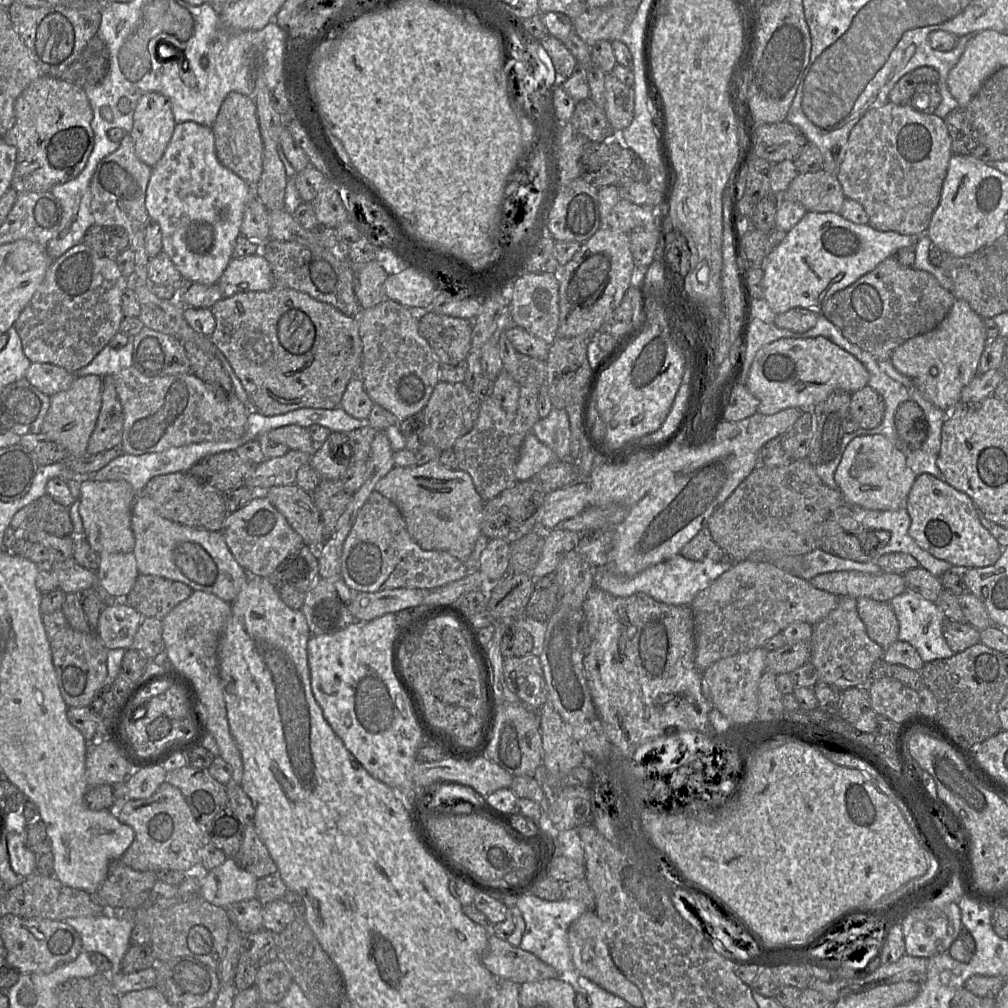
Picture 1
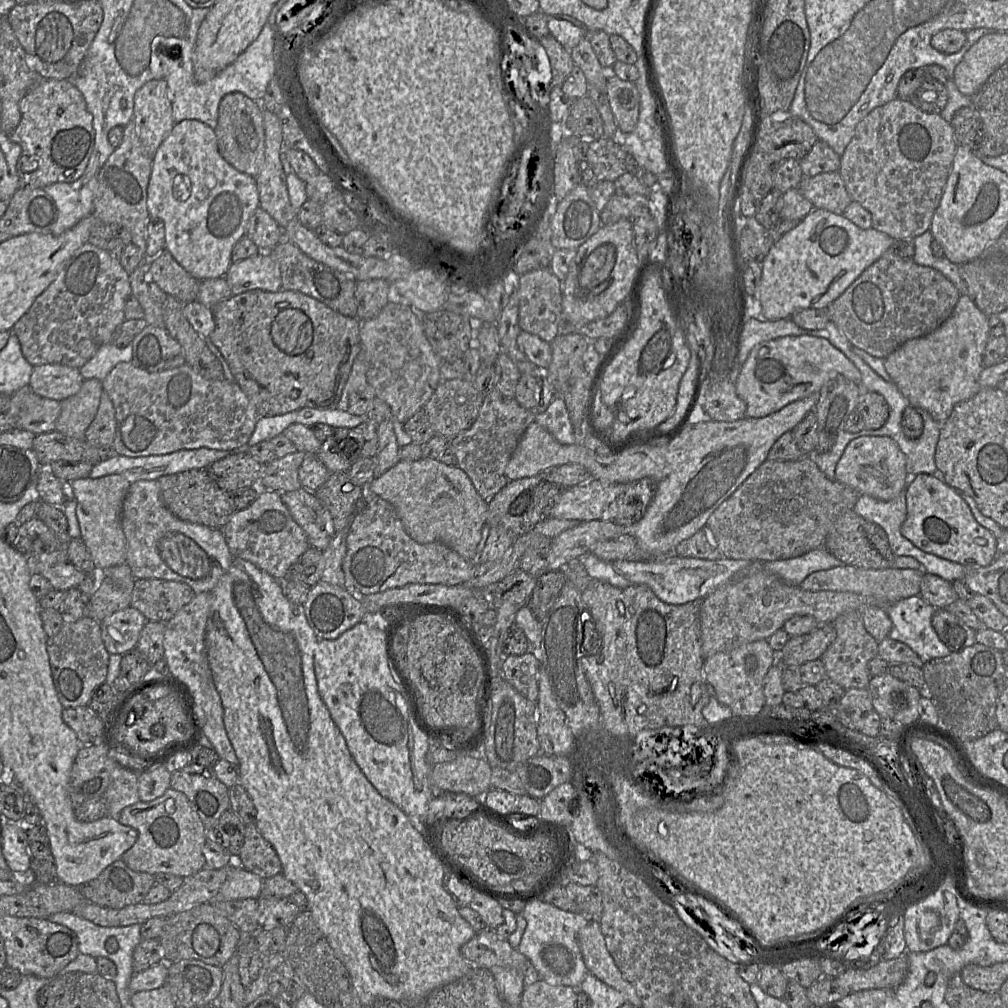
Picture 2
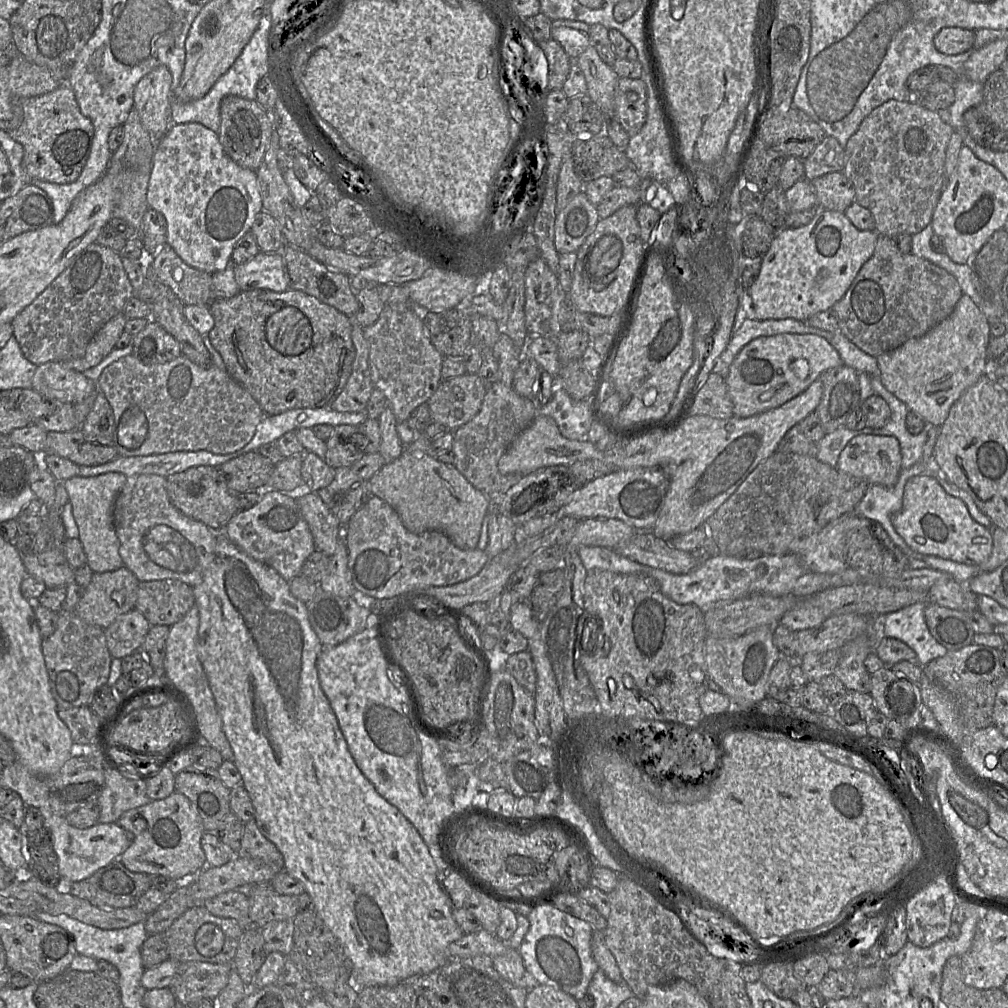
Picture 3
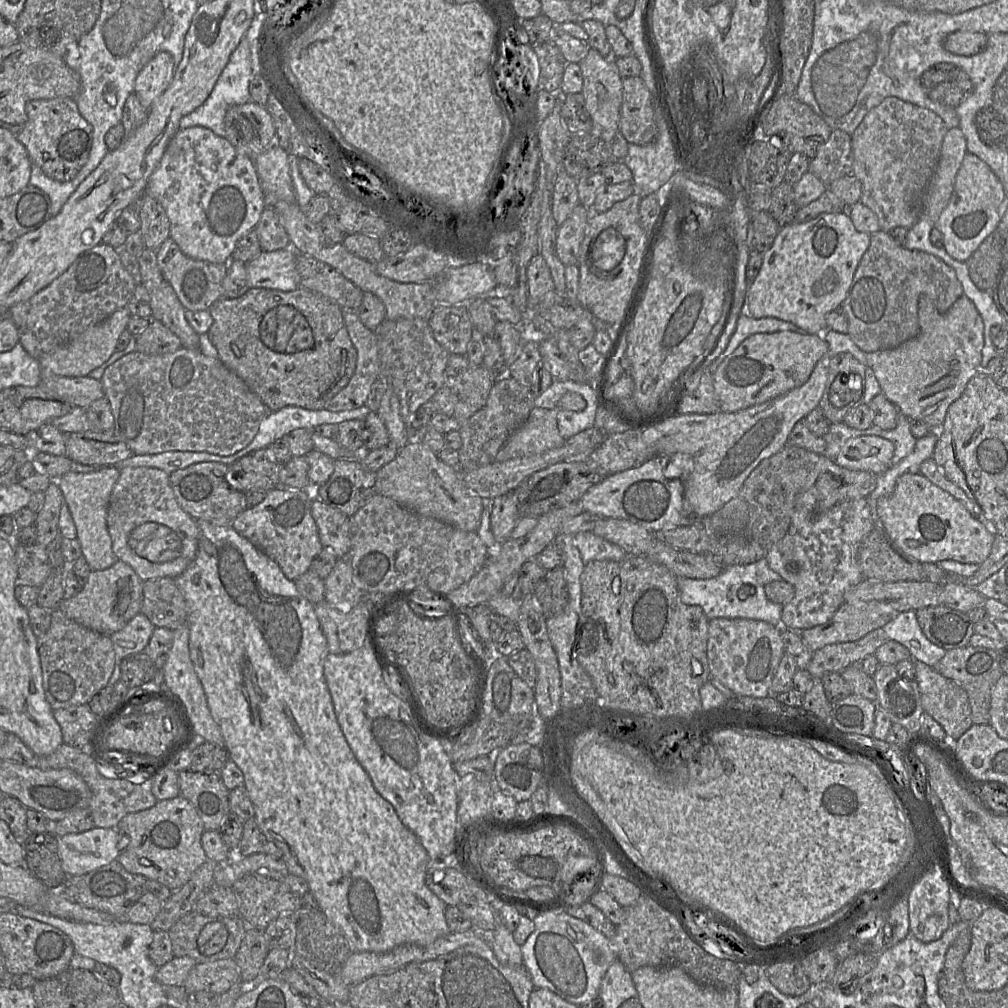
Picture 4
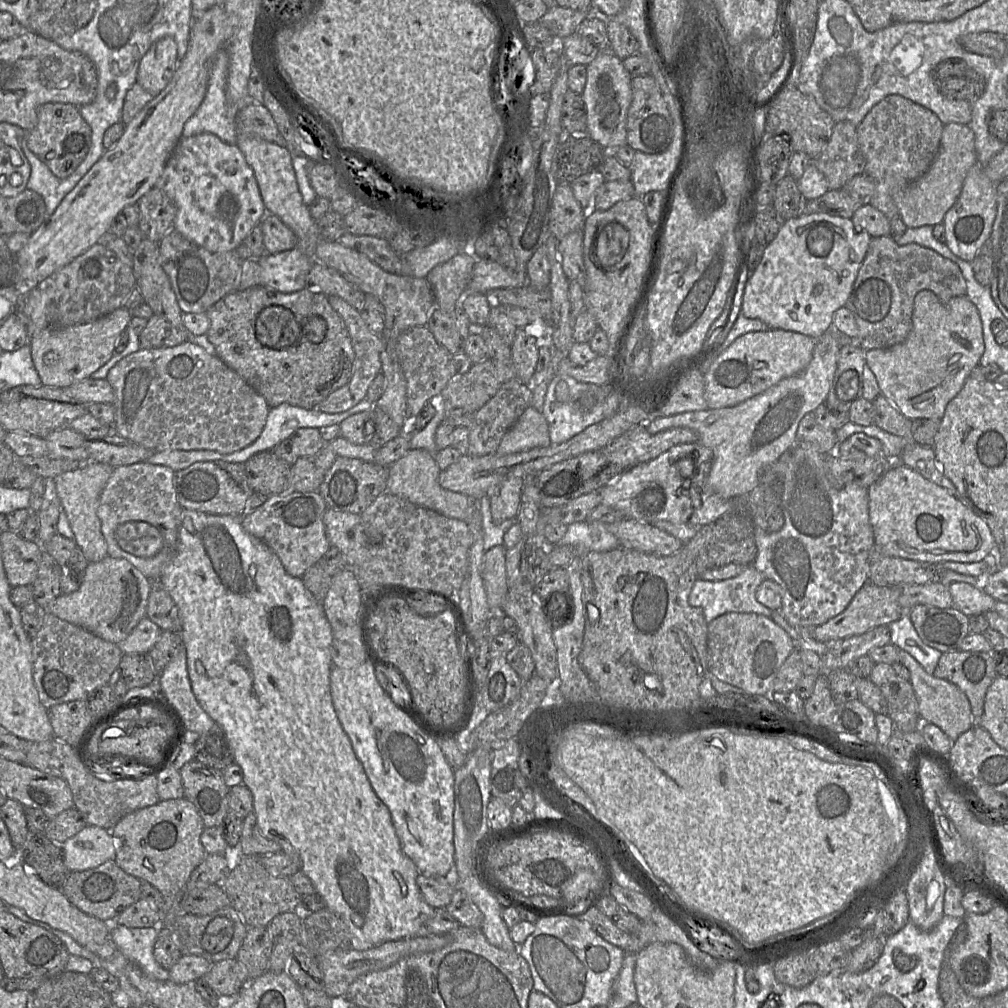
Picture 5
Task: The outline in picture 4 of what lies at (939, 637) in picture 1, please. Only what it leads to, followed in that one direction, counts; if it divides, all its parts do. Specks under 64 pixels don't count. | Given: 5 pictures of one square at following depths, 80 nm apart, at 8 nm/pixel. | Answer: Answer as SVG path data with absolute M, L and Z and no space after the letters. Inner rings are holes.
M916 610L897 613L882 628L889 639L907 647L912 658L918 659L931 667L941 660L947 651L932 643L925 636L919 625Z

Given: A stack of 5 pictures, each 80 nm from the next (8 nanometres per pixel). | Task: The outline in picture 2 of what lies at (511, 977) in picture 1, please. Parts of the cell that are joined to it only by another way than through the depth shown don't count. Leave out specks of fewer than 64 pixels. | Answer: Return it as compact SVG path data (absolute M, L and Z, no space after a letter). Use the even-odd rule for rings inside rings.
M486 928L470 939L461 947L461 954L474 967L491 969L494 966L516 969L524 974L524 989L526 986L539 980L539 975L530 960L520 953L518 949L510 946L508 940L499 939L495 930Z

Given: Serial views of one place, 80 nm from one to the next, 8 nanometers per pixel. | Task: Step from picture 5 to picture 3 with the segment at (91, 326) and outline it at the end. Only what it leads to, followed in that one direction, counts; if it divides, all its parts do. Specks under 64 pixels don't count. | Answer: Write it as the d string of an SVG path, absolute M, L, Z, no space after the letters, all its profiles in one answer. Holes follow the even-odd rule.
M119 313L110 319L92 338L83 357L64 361L67 367L83 373L98 365L114 348L125 330L127 317Z

